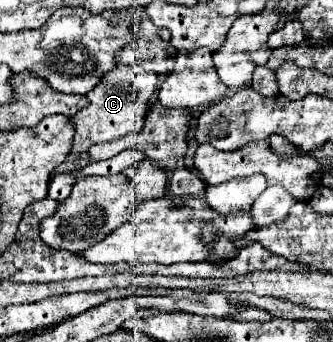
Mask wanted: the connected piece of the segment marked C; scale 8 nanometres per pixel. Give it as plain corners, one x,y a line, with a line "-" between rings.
117,63
115,69
105,73
103,79
87,93
89,107
71,117
71,123
75,127
71,153
79,155
85,153
95,143
113,141
127,133
141,131
149,101
153,99
157,89
159,89
159,77
155,73
145,73
143,69
139,69
139,65

